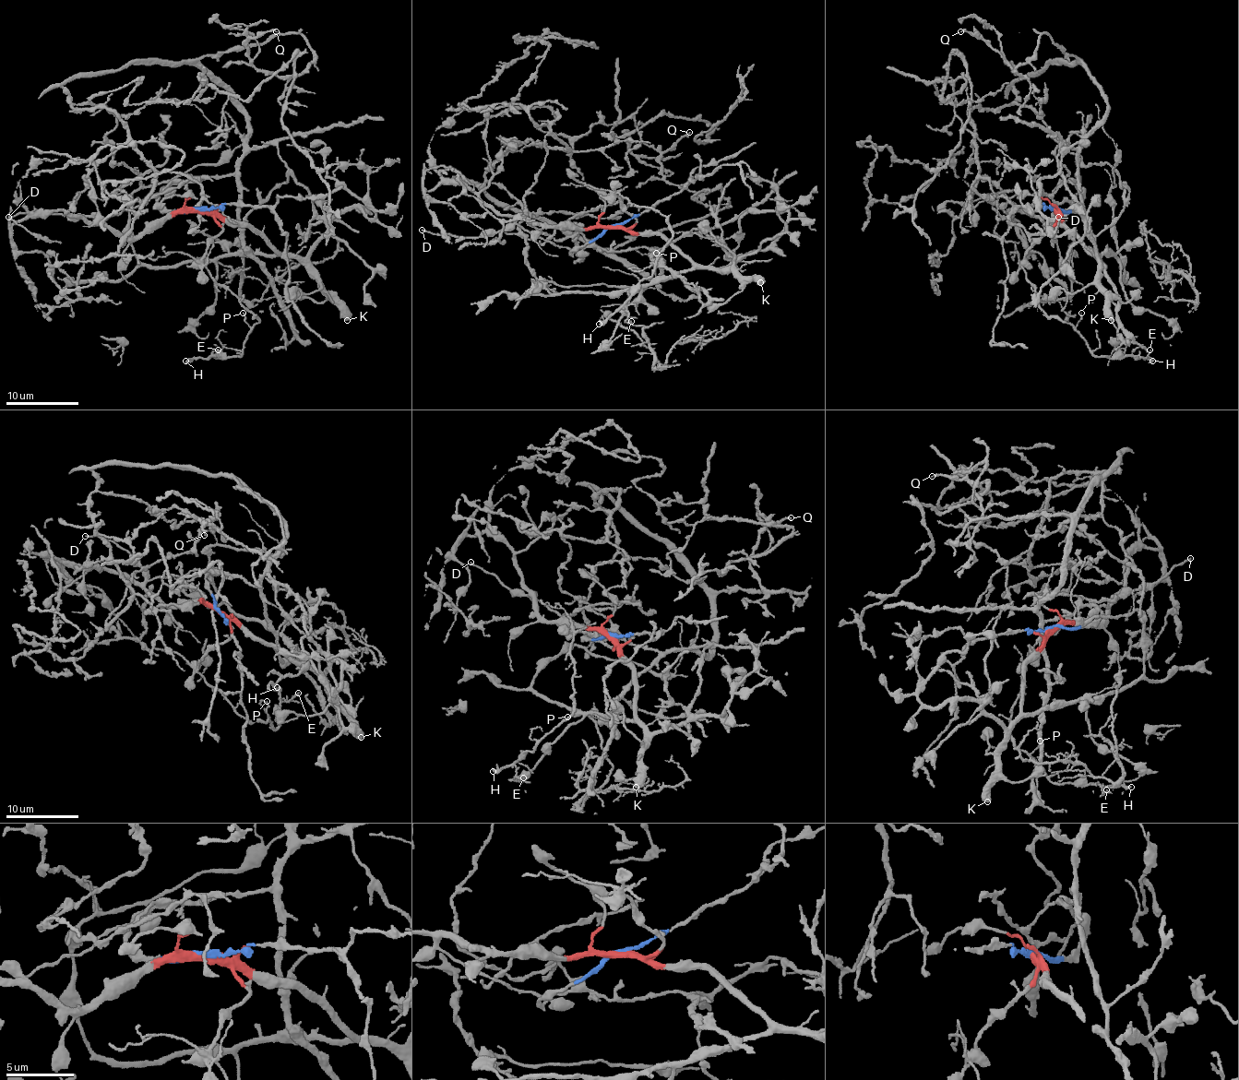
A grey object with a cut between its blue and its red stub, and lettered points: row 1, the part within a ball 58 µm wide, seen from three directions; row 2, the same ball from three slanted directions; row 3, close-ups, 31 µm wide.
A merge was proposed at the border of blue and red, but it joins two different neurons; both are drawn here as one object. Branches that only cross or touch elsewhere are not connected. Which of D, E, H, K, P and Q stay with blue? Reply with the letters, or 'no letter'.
Q

